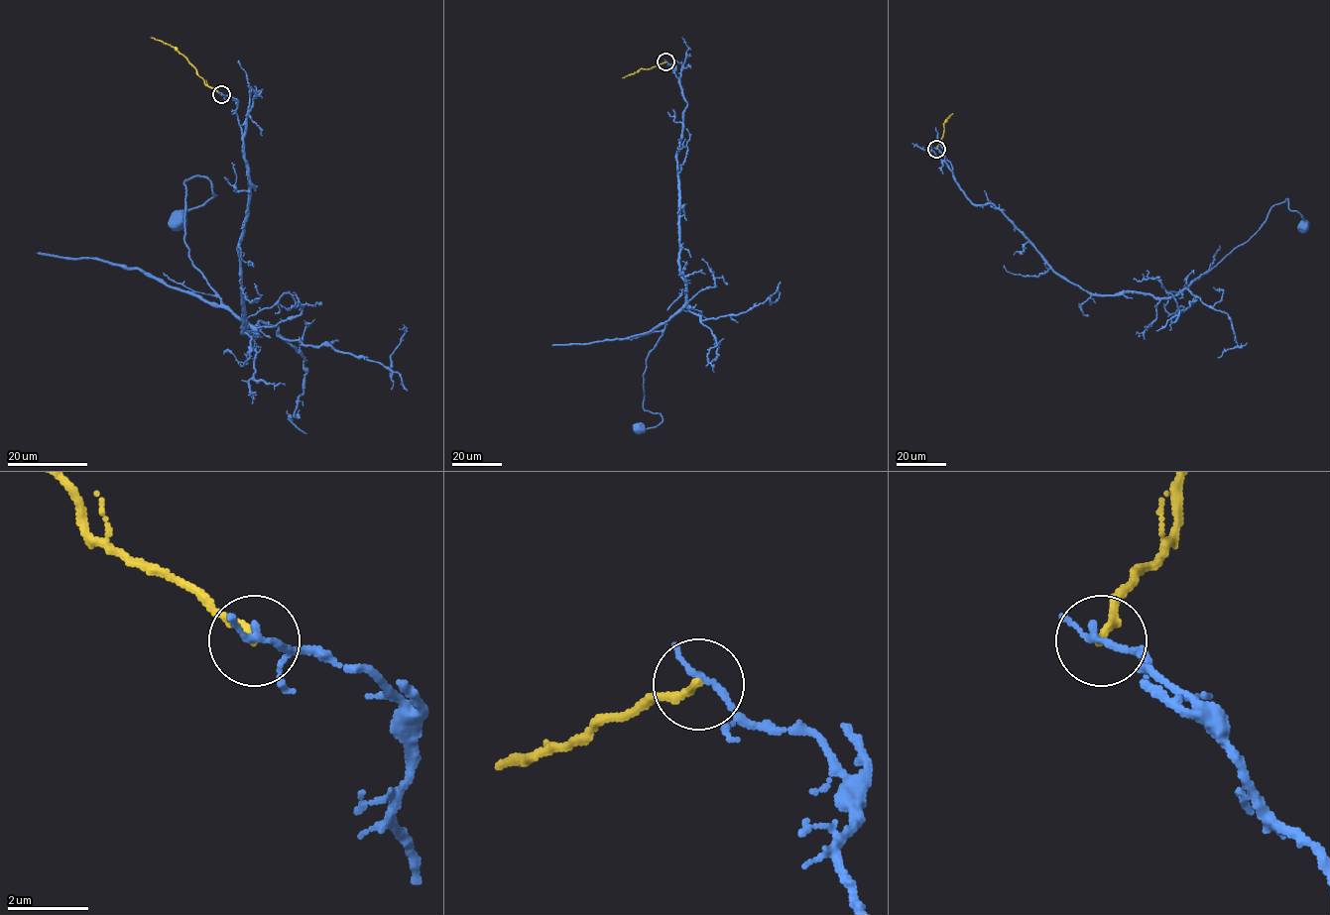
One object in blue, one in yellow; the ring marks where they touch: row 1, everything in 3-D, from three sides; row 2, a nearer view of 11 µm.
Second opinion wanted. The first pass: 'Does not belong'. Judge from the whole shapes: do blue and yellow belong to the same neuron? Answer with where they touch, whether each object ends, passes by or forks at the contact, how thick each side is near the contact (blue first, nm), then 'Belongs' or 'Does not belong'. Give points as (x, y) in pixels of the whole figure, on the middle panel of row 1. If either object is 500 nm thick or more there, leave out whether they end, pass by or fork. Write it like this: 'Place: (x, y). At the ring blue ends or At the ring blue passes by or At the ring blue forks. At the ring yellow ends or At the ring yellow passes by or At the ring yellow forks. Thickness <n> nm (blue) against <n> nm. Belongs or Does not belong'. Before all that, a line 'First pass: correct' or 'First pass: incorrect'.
First pass: correct
Place: (665, 61). At the ring blue ends. At the ring yellow ends. Thickness 200 nm (blue) against 220 nm. Does not belong

